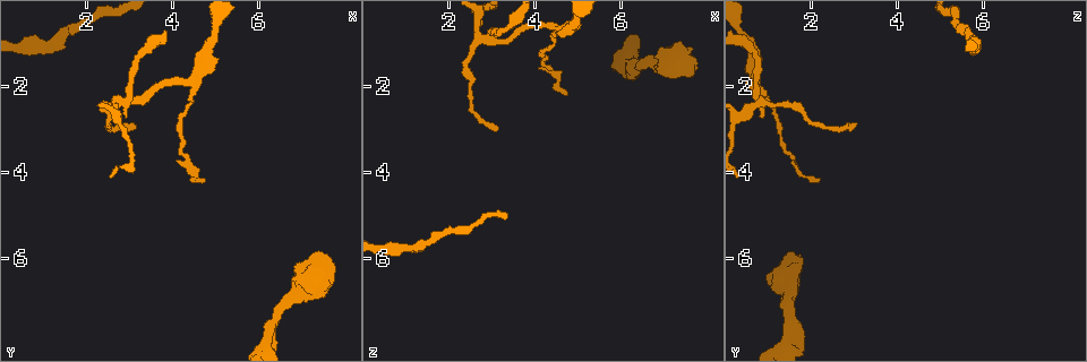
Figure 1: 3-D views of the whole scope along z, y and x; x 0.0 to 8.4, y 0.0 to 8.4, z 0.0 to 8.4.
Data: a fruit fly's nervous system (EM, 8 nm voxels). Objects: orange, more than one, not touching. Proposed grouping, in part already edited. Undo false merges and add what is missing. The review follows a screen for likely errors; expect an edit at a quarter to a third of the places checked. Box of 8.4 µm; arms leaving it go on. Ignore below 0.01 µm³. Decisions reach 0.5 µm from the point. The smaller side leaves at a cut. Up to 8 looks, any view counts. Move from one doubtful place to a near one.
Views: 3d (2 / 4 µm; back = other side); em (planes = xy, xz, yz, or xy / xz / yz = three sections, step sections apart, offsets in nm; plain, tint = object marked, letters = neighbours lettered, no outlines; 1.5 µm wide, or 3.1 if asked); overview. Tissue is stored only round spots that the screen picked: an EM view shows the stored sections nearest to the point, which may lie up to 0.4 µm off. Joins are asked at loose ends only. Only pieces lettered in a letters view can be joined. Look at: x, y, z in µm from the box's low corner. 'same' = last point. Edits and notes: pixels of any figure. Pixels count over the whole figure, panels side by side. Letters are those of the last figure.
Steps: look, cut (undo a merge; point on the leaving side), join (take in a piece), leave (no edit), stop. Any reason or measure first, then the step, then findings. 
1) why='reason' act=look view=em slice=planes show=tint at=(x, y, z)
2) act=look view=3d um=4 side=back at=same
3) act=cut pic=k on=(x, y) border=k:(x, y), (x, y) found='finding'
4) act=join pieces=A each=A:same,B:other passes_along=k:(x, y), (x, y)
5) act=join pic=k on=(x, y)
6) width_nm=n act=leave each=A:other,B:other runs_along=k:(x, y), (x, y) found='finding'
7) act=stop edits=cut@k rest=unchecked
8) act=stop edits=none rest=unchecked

why='four-way junction' act=look view=3d um=4 side=back at=(3.00, 2.35, 0.95)

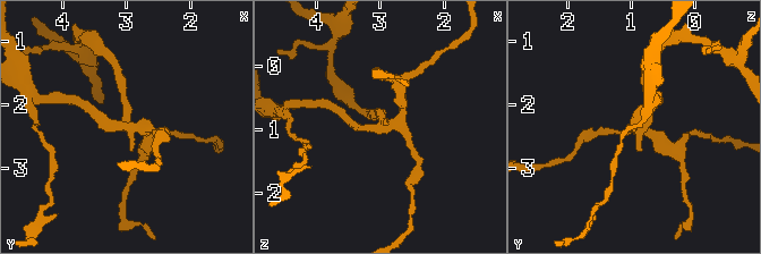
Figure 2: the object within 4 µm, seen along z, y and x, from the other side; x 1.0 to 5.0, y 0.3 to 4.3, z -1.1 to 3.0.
arms=4 why='now the EM' act=look view=em slice=xz step=4 show=tint at=(2.95, 2.40, 0.90)

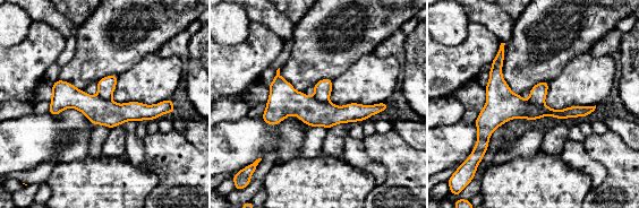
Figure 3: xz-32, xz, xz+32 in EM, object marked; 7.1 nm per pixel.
act=look view=em slice=planes show=letters at=same

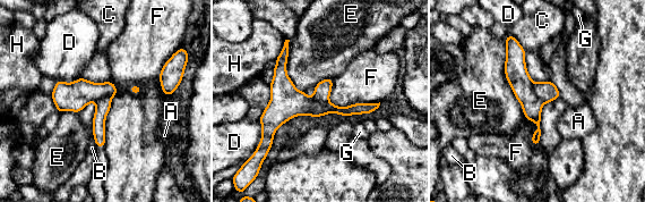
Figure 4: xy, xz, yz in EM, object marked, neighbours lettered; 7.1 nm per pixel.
act=cut pic=4 on=(516, 73) each=A:other,B:other,C:other,D:other,E:other,F:other,G:other,H:other border=4:(533, 83), (533, 94), (542, 103) found='a second neuron is stuck on'

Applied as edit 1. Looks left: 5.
why='thick turns thin' act=look view=em slice=planes show=tint at=(4.50, 1.75, 0.65)

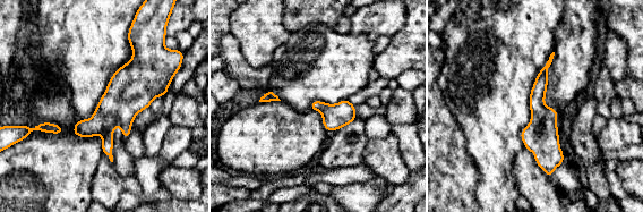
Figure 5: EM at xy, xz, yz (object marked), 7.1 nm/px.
why='what lies round it' act=look view=em slice=planes show=letters at=same

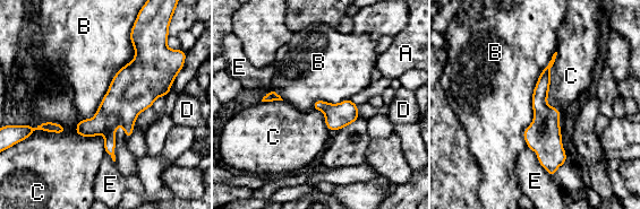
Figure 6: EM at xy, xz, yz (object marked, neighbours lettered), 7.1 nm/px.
width_nm=180 longest_contact=B:700nm act=leave each=A:other,B:other,C:other,D:other,E:other found='all the same neuron'

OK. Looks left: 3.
why='thick turns thin' act=look view=em slice=planes show=letters at=(7.00, 6.85, 1.55)

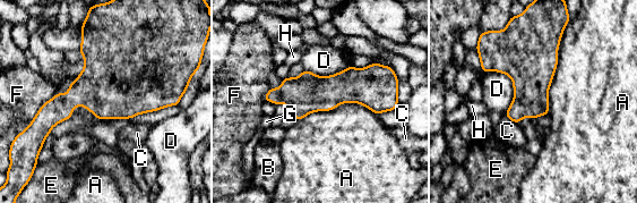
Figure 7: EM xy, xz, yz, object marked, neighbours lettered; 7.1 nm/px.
act=leave each=A:other,B:other,C:other,D:other,E:other,F:other,G:other,H:other found='one neuron here'

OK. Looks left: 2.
act=stop edits=cut@4 rest=unchecked

